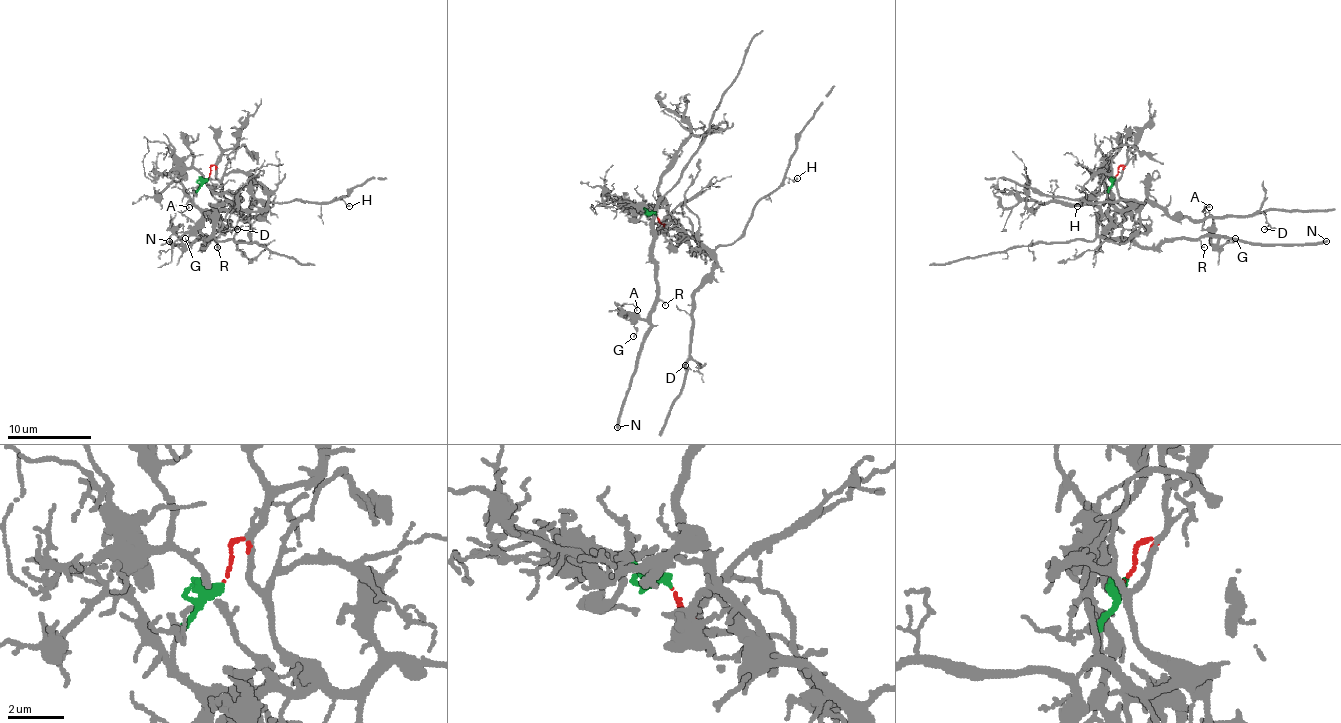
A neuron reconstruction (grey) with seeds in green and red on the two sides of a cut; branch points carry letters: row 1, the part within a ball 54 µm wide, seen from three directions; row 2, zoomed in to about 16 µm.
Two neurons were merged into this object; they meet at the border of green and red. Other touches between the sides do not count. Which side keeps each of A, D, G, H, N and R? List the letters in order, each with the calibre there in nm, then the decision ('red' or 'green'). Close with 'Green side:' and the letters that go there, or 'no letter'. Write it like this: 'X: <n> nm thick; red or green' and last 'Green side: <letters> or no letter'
A: 100 nm thick; green
D: 120 nm thick; red
G: 120 nm thick; green
H: 110 nm thick; red
N: 280 nm thick; green
R: 110 nm thick; green
Green side: A, G, N, R

